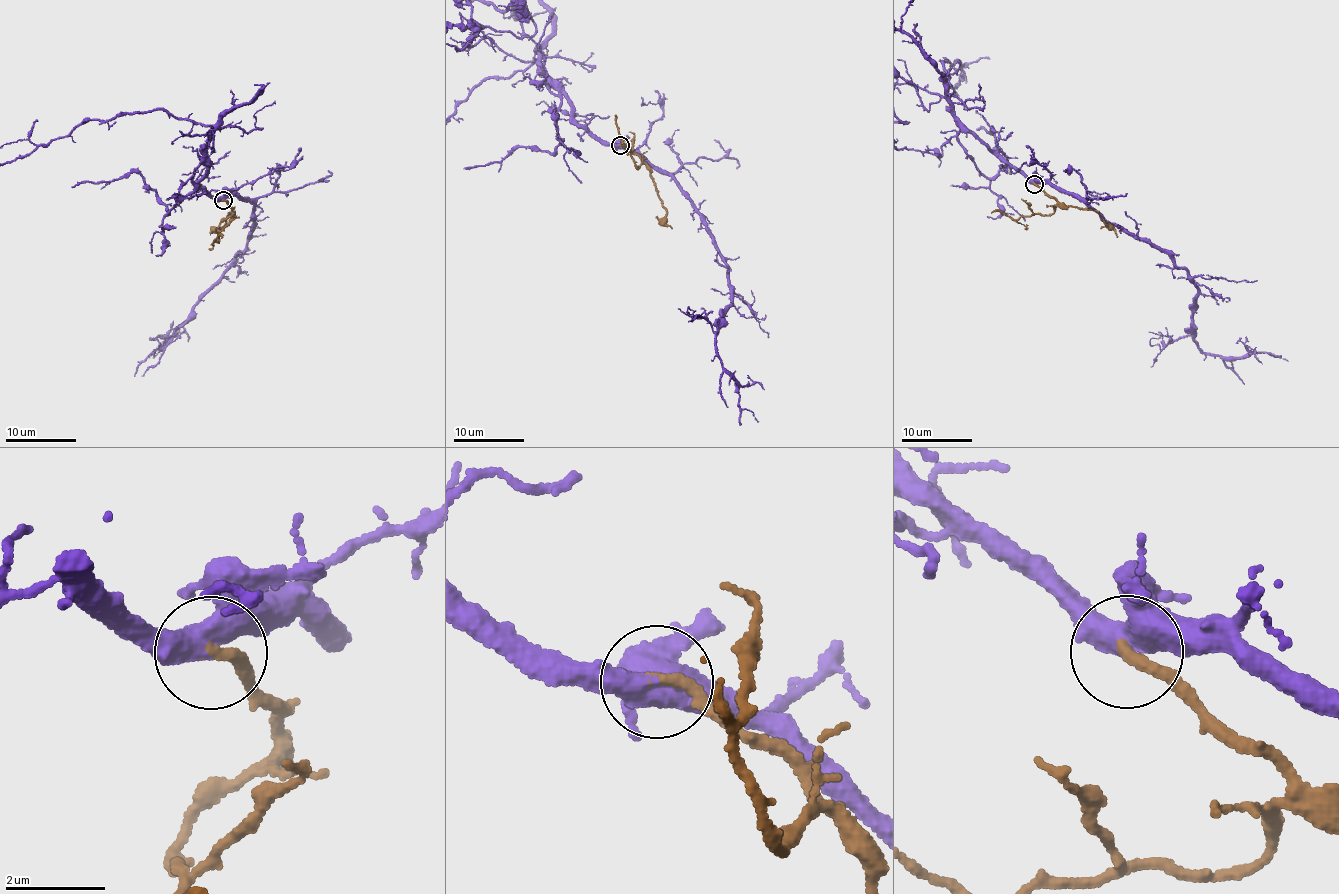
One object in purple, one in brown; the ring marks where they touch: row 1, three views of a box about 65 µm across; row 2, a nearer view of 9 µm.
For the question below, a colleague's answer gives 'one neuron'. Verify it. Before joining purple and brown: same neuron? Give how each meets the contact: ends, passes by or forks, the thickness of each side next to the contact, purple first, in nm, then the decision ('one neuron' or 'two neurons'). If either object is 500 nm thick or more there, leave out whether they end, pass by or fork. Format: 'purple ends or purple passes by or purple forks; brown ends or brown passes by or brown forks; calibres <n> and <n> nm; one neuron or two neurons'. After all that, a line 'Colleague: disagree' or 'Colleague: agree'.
purple passes by; brown ends; calibres 460 and 240 nm; one neuron
Colleague: agree

